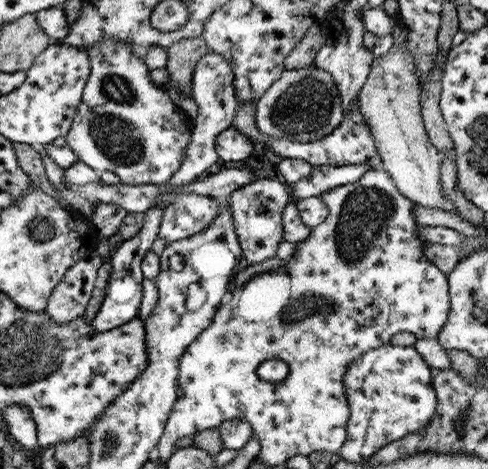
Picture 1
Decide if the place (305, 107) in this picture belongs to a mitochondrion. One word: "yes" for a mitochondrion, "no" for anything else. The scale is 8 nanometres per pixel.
yes

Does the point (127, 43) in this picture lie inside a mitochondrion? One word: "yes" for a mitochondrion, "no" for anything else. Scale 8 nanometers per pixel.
no

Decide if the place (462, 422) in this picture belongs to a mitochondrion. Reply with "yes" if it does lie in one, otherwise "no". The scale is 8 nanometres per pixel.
yes

